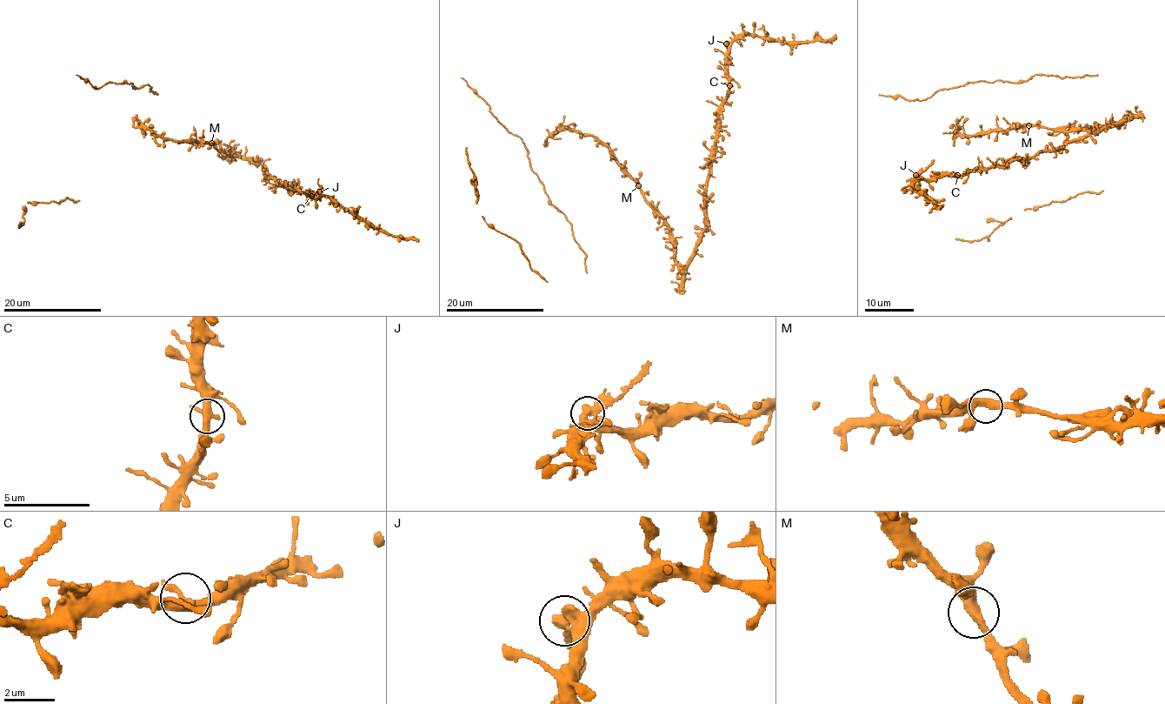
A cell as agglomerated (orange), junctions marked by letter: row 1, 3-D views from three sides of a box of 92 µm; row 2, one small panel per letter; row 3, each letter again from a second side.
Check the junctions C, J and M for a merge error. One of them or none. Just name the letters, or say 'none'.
J

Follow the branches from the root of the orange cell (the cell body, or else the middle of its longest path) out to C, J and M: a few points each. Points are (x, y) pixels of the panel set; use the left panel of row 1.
C: (192, 142), (210, 143), (227, 156), (236, 154), (256, 162), (276, 182), (282, 181), (289, 188), (311, 196)
J: (192, 142), (210, 143), (227, 156), (256, 162), (276, 182), (309, 197), (319, 191)
M: (192, 142), (211, 143)

